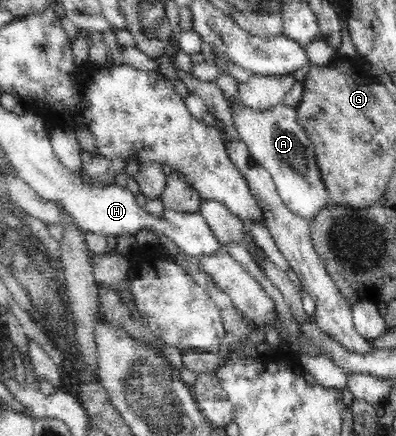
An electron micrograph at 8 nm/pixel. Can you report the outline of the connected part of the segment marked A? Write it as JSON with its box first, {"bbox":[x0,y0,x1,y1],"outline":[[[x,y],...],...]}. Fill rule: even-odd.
{"bbox":[228,98,332,222],"outline":[[[235,98],[229,100],[228,107],[240,138],[245,141],[254,161],[271,173],[274,188],[289,212],[310,222],[323,207],[332,204],[331,193],[321,177],[311,138],[297,119],[297,107],[279,103],[271,109],[255,111]]]}

